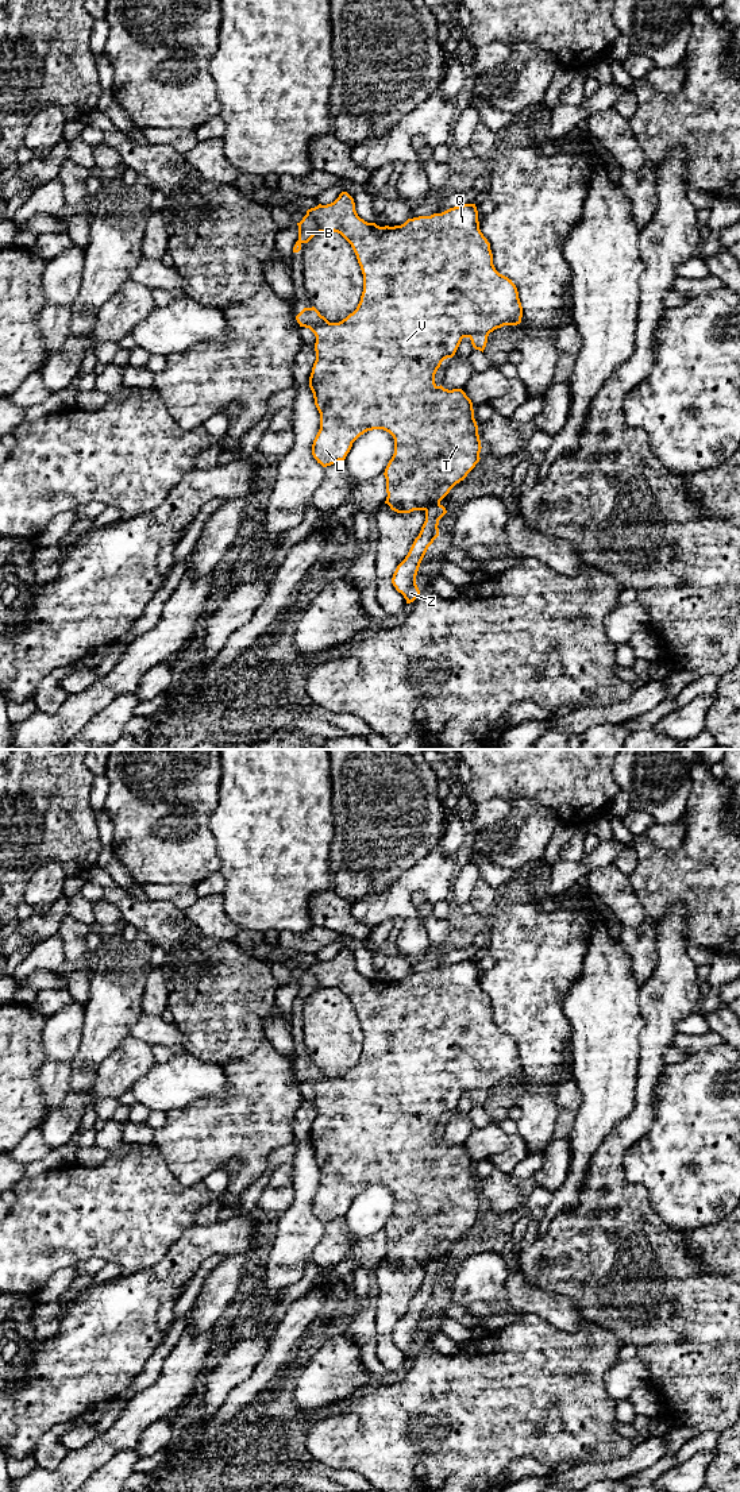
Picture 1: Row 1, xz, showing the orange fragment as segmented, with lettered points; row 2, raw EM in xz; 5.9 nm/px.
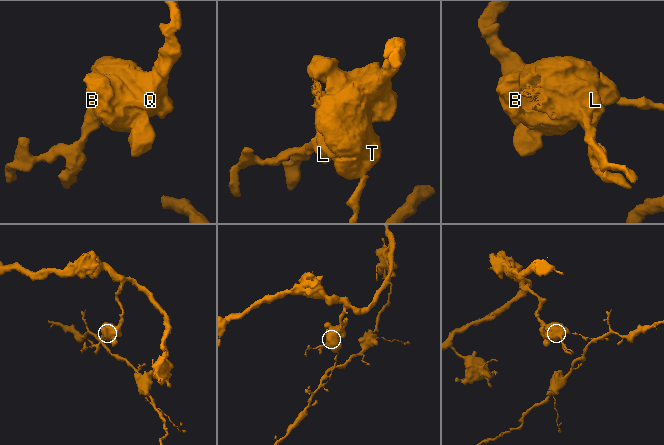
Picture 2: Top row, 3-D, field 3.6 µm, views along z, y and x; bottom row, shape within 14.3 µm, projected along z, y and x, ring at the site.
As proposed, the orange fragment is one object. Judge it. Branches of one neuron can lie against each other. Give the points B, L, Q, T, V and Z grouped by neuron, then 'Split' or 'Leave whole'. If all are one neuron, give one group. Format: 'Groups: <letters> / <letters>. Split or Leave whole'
Groups: B L Q T V / Z. Split

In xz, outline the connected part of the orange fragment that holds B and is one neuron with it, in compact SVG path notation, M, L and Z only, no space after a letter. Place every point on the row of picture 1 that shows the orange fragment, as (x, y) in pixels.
M342 192L339 197L327 205L319 204L315 208L307 211L298 225L298 240L293 247L293 252L301 250L302 243L308 243L315 235L320 232L334 231L340 234L352 247L358 263L363 274L363 292L356 309L350 313L346 319L339 323L329 323L320 312L312 308L304 308L296 320L300 327L309 328L315 336L315 351L316 361L312 367L309 377L309 388L313 393L315 405L320 413L320 429L312 444L312 455L323 467L331 466L339 460L344 460L350 452L352 443L365 432L373 429L384 429L389 432L394 439L394 454L385 469L386 478L386 501L392 510L397 513L411 513L413 510L425 510L432 505L440 504L440 501L450 493L450 490L463 481L467 474L479 462L481 440L478 435L478 425L474 419L474 409L471 400L466 396L462 389L444 389L442 385L435 383L435 374L440 367L442 362L447 358L452 358L463 338L469 338L475 350L483 352L487 336L497 328L504 325L517 325L521 323L523 307L519 298L519 292L516 285L508 277L500 274L493 265L493 254L490 250L490 243L483 236L479 230L478 211L475 204L463 204L459 207L450 208L442 213L433 213L431 216L419 216L408 219L401 225L394 227L379 227L375 223L367 223L361 219L355 211L354 198L347 193Z

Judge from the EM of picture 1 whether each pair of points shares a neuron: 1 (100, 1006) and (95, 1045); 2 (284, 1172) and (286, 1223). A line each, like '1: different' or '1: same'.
1: same
2: different

